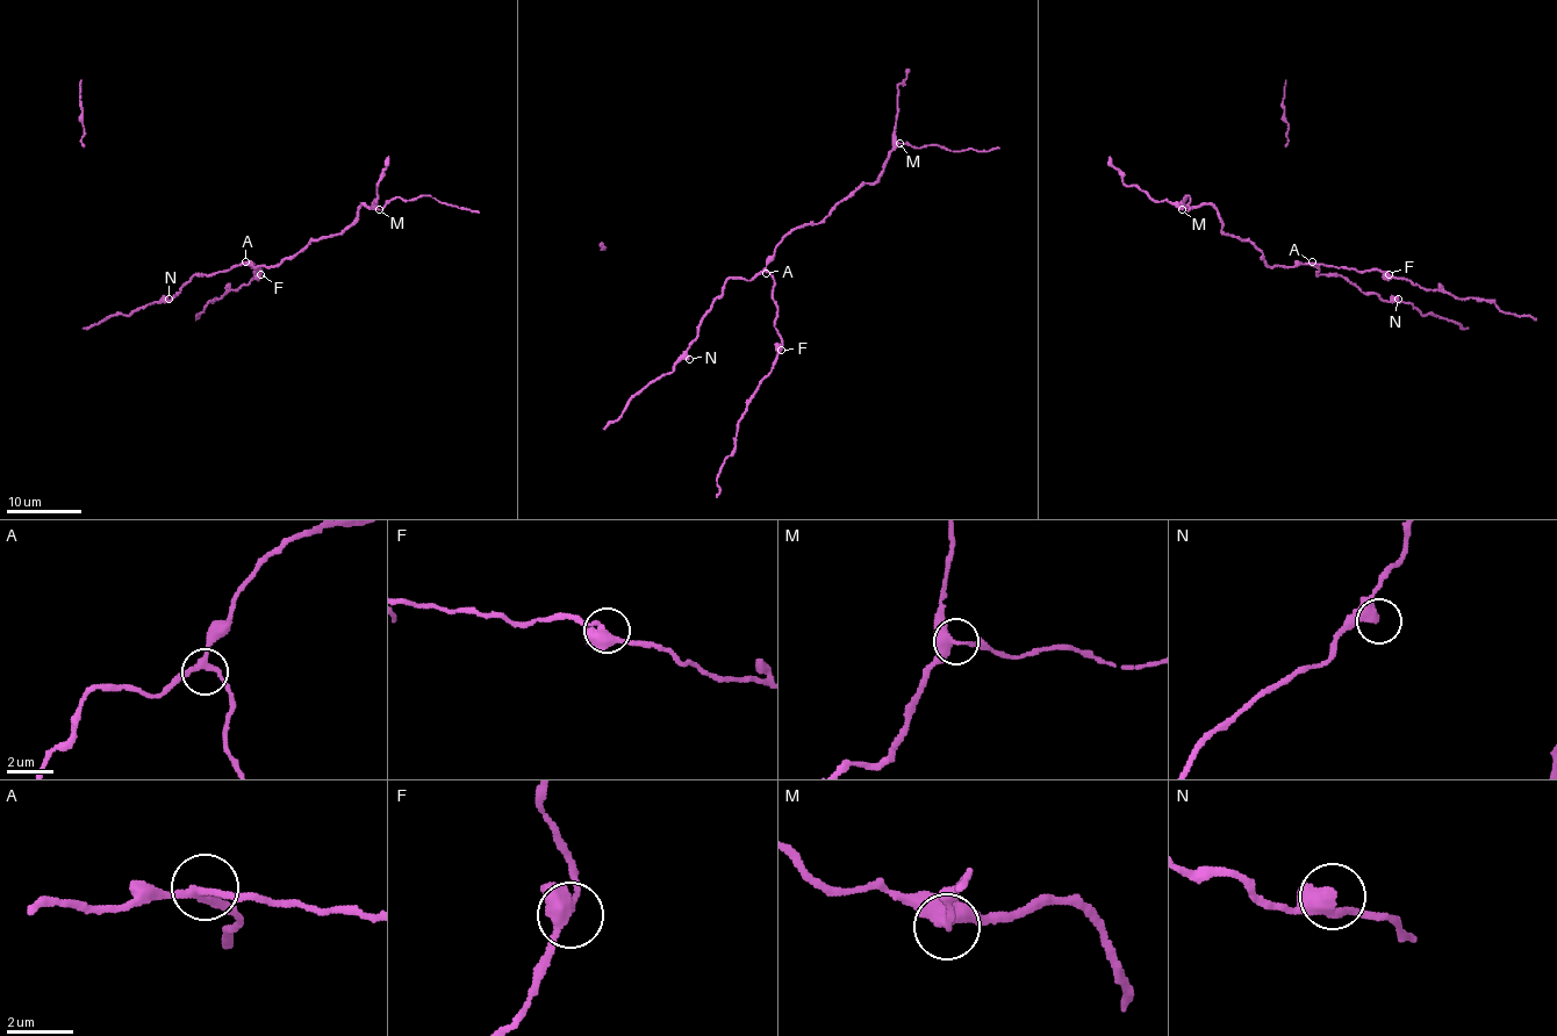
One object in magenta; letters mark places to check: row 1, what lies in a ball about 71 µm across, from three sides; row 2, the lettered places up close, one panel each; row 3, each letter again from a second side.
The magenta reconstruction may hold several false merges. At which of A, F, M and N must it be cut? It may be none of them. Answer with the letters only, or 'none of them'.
none of them

